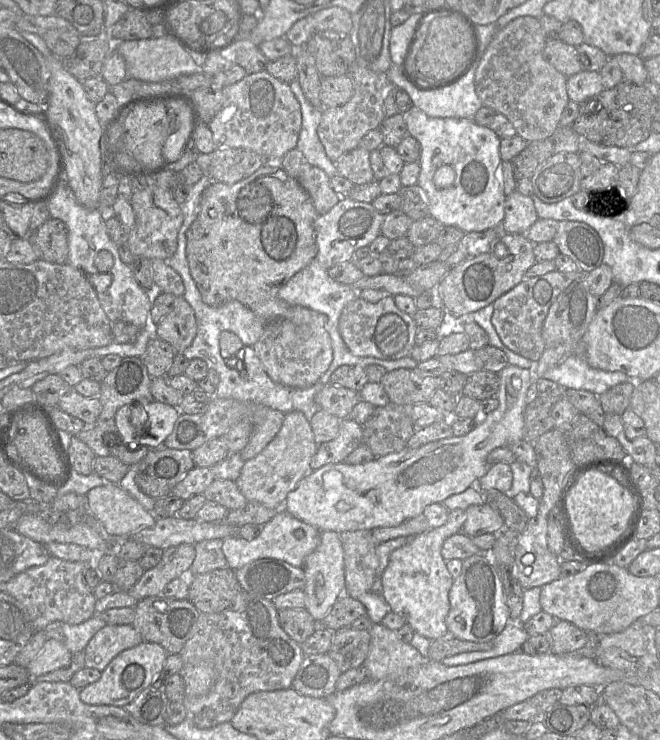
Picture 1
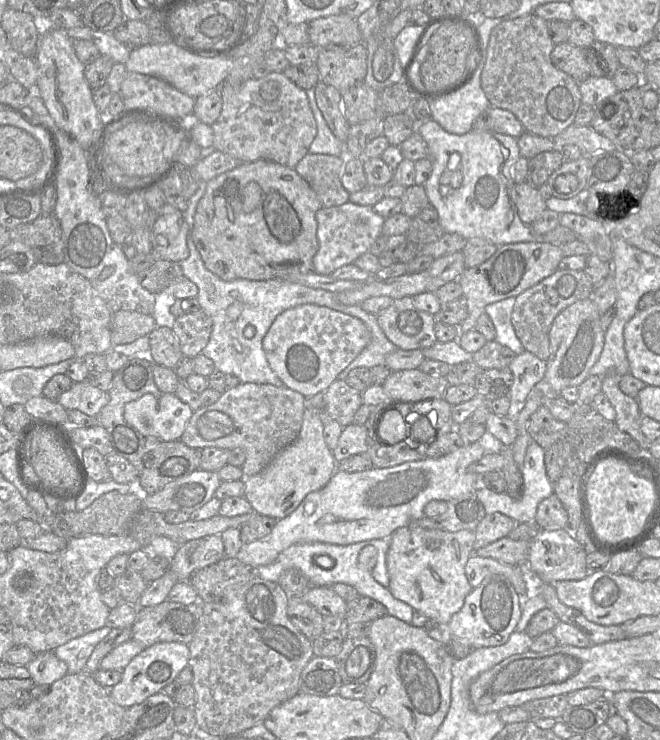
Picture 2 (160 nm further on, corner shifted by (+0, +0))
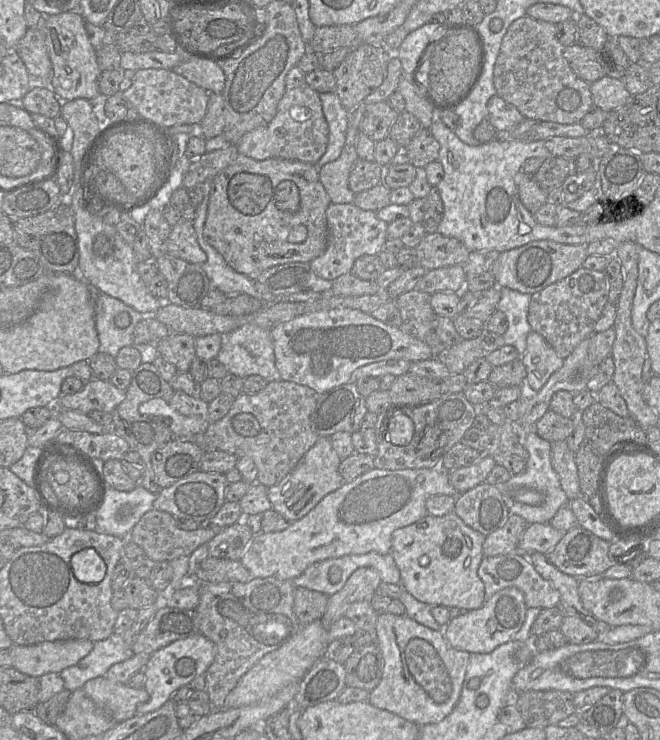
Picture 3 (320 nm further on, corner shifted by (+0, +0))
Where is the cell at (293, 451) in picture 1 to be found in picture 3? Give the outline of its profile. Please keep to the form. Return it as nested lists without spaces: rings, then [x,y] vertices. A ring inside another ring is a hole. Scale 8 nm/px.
[[[319,437],[295,468],[279,483],[268,487],[272,509],[291,521],[310,512],[326,495],[337,490],[344,482],[339,467],[340,456],[333,449],[329,437]]]

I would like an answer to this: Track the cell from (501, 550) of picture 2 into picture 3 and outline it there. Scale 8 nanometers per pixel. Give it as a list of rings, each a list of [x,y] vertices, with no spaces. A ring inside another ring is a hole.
[[[534,523],[527,526],[518,543],[520,553],[551,552],[567,531],[553,528],[549,523]]]

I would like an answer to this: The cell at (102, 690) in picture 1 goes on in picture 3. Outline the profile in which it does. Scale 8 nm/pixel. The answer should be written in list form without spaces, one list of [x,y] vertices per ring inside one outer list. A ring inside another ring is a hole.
[[[201,633],[176,640],[152,653],[143,669],[145,674],[144,689],[150,697],[147,702],[137,706],[137,714],[146,714],[159,709],[171,699],[172,694],[177,689],[189,685],[197,676],[205,675],[205,672],[214,660],[214,656],[214,643]]]

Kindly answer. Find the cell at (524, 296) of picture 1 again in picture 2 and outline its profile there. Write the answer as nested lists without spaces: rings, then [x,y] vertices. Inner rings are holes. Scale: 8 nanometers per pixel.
[[[558,269],[519,294],[513,307],[511,322],[524,349],[546,362],[550,354],[549,332],[554,319],[573,303],[590,298],[595,287],[584,270]]]

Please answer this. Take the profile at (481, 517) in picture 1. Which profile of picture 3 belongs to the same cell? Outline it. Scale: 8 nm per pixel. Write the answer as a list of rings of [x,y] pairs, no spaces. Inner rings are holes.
[[[510,515],[504,526],[485,537],[482,547],[484,557],[520,553],[518,543],[527,526],[522,517]]]

